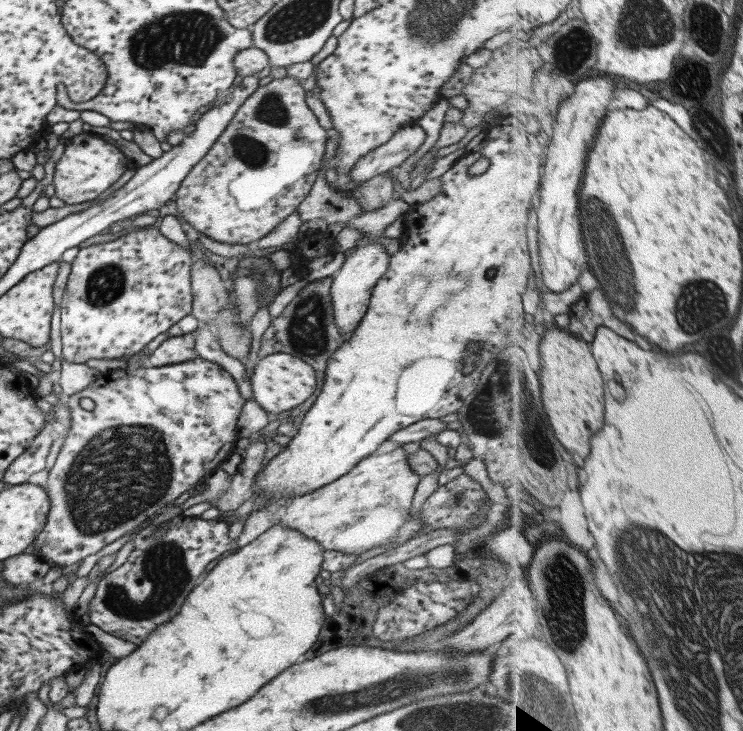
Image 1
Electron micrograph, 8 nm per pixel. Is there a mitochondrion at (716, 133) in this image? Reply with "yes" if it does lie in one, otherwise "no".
yes

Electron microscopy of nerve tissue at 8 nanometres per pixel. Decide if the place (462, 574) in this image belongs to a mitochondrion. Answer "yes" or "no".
no

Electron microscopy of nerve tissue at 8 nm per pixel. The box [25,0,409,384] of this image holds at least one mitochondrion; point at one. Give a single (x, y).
(184, 37)

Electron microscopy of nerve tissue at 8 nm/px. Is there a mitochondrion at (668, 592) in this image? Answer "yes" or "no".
yes

